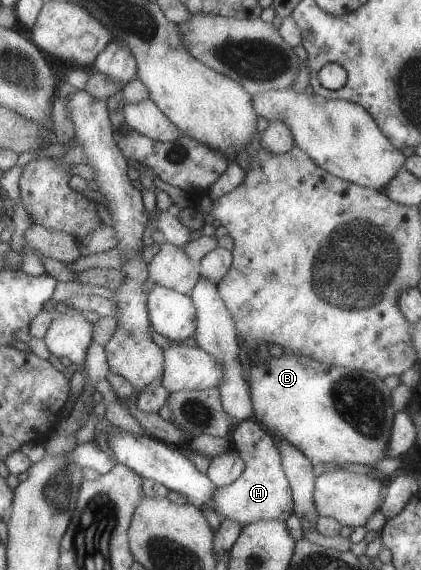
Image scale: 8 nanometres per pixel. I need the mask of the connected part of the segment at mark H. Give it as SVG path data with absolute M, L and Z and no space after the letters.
M254 418L239 422L231 430L231 446L244 462L241 476L214 492L214 508L220 518L227 517L241 526L258 520L285 521L293 514L292 494L283 472L280 454L271 434Z

